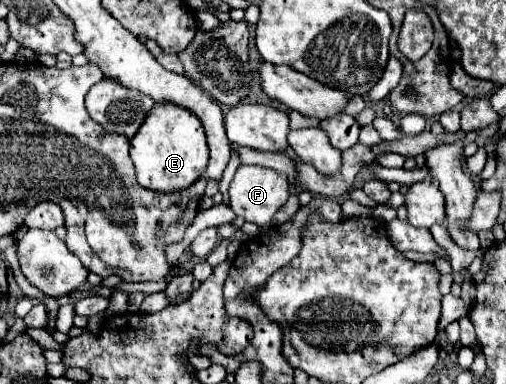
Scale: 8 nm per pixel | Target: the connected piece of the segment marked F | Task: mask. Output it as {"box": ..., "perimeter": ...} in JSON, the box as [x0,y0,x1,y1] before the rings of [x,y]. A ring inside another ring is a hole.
{"box":[229,165,291,227],"perimeter":[[[241,165],[231,181],[231,187],[229,187],[229,205],[237,215],[245,217],[245,221],[251,221],[259,227],[265,227],[271,223],[273,215],[287,203],[289,195],[291,195],[291,191],[289,191],[287,175],[283,175],[275,169]]]}

